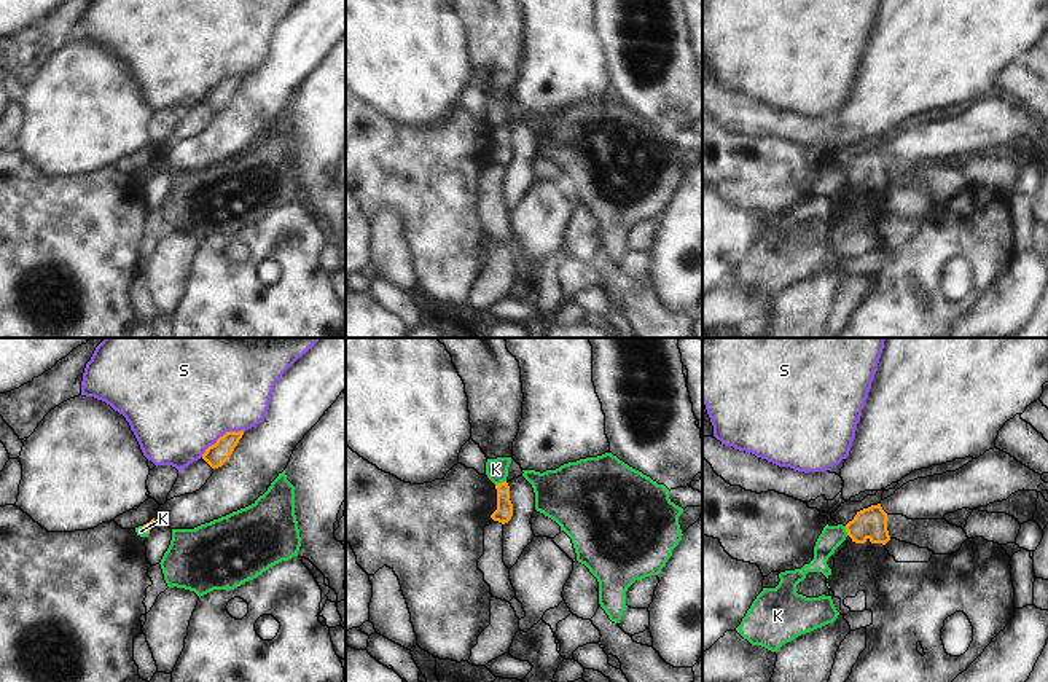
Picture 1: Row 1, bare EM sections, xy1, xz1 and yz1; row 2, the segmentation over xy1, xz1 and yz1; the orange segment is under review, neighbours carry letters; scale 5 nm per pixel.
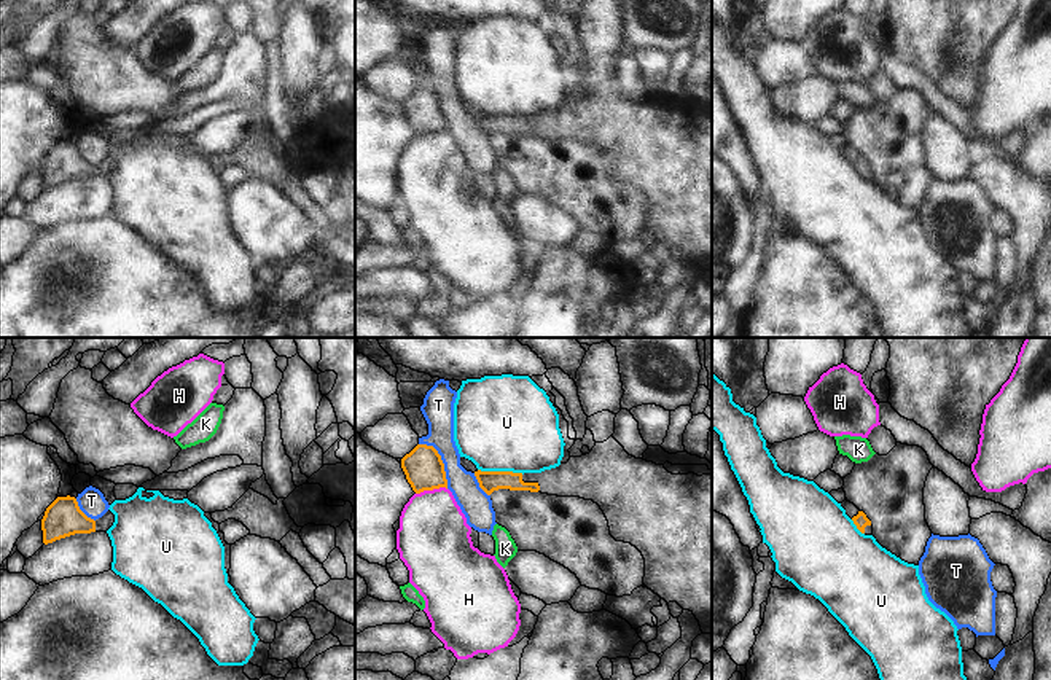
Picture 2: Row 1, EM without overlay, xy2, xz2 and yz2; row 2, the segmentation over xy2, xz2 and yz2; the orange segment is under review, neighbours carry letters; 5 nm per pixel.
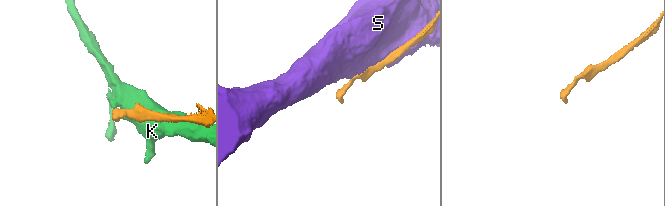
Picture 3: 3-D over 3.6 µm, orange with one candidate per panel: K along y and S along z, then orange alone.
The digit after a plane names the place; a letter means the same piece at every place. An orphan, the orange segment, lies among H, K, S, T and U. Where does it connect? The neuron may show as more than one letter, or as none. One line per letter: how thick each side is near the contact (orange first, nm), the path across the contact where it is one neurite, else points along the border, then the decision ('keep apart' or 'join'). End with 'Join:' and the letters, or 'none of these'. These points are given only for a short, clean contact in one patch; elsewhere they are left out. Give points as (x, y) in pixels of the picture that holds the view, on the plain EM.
H: 200/360 nm | along xz2 (446, 131), (424, 132), (416, 137) | keep apart
K: 90/110 nm | along xz1 (505, 123), (496, 128) | keep apart
S: 110/480 nm | keep apart
T: 200/160 nm | along xz2 (419, 86), (430, 88), (440, 99), (448, 131) | keep apart
U: 110/480 nm | along xz2 (478, 112), (523, 117) | keep apart
Join: none of these

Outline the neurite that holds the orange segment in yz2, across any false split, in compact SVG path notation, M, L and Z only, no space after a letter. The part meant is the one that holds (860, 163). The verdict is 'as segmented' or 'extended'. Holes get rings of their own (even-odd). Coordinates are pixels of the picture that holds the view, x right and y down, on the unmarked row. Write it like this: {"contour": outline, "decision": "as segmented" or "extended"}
{"contour": "M844 143L841 150L846 153L846 158L854 164L857 172L865 178L873 178L871 164L863 154L860 154L854 147Z", "decision": "extended"}

